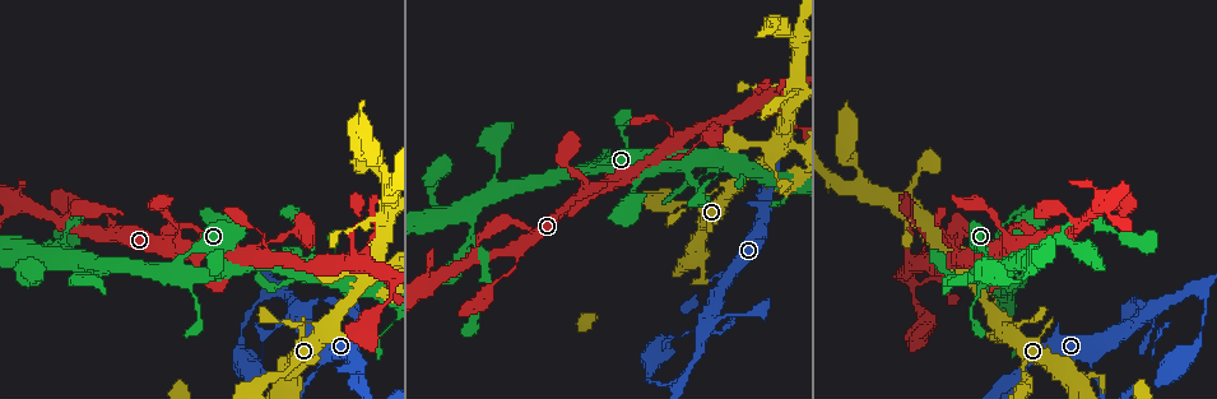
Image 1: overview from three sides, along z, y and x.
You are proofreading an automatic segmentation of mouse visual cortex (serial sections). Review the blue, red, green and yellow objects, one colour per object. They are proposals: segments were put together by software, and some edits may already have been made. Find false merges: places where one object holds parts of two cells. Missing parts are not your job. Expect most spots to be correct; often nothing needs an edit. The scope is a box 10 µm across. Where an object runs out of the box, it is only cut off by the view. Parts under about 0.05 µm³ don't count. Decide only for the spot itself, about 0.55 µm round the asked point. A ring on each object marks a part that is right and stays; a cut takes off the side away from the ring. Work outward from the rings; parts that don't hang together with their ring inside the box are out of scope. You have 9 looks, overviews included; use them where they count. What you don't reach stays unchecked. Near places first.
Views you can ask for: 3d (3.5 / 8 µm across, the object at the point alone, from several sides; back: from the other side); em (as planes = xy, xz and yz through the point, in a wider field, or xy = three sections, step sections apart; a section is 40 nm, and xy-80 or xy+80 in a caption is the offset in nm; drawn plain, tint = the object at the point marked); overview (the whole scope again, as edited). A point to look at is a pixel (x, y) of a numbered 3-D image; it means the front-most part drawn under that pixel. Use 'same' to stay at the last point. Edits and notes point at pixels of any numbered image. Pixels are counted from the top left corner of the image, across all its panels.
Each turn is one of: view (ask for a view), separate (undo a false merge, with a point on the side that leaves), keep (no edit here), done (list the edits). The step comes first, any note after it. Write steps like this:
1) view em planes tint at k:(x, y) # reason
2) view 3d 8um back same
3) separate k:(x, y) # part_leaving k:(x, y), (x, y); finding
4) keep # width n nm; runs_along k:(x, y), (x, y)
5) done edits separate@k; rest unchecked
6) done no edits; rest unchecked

view 3d 3.5um at 1:(313, 372) # thick turns thin

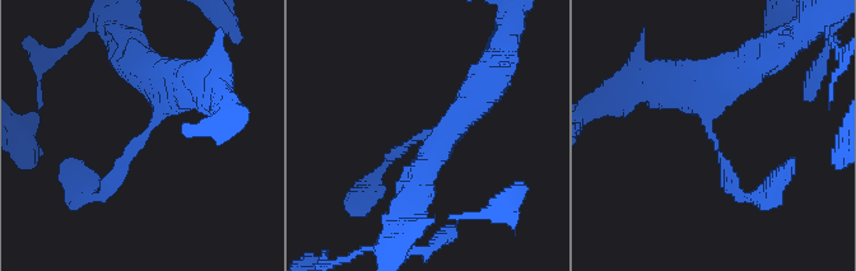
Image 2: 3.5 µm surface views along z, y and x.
view em planes plain at 2:(143, 136) # arm_widths 150, 400 nm

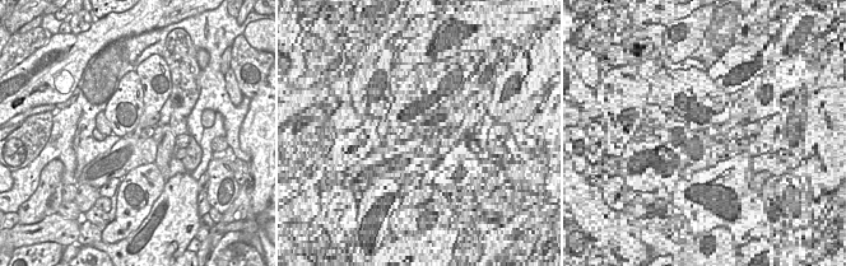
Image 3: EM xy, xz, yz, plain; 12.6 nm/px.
view em planes tint same # with the object marked

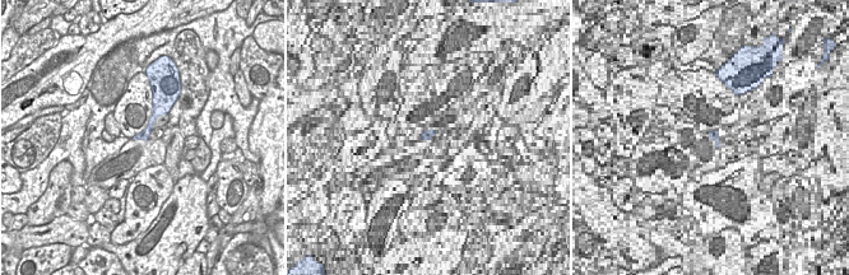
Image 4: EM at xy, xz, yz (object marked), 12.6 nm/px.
keep # width 130 nm; runs_along 2:(187, 80), (98, 186); continuous, no second cell

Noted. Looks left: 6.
view 3d 3.5um at 1:(585, 192) # sharp bend

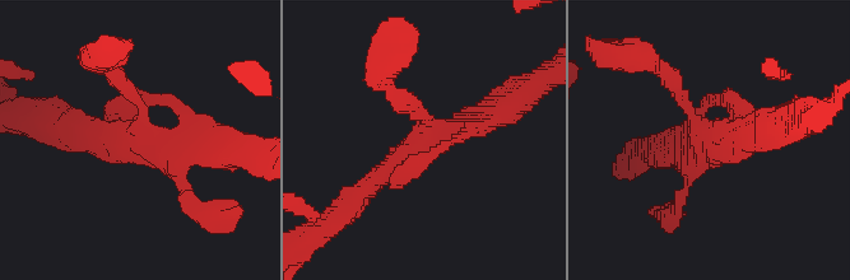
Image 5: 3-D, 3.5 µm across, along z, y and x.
view em xy step 3 tint at 5:(708, 143) # need the tissue

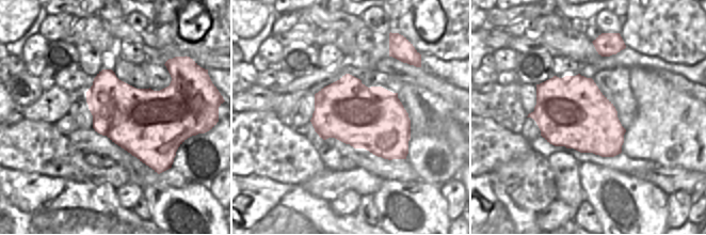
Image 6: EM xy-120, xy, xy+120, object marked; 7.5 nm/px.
keep # runs_along 5:(358, 195), (430, 139), (507, 107); one cell here

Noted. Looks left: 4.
view 3d 3.5um at 1:(705, 325) # abrupt turn

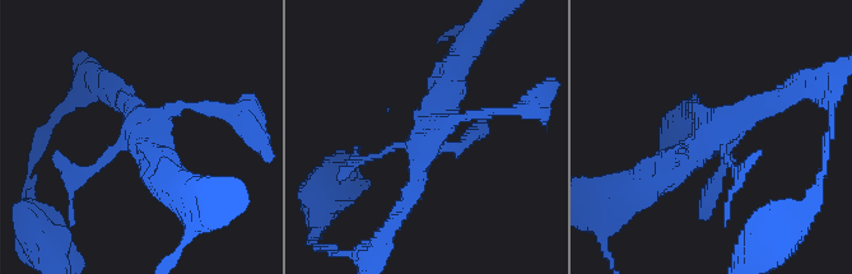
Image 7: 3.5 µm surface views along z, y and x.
view em planes tint at 7:(708, 140)

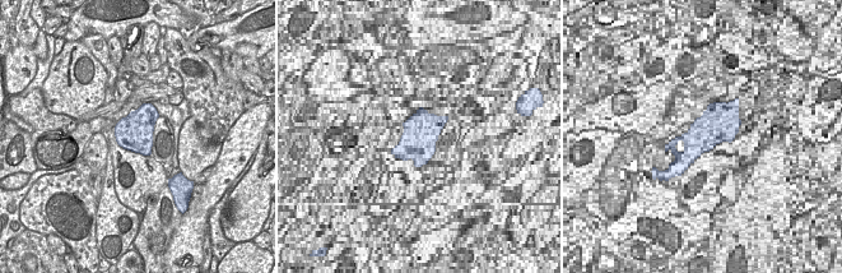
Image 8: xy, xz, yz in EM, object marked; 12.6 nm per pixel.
keep # runs_along 7:(647, 182), (725, 124), (777, 101); one cell here

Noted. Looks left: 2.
view 3d 3.5um at 1:(776, 151) # four or more arms meet

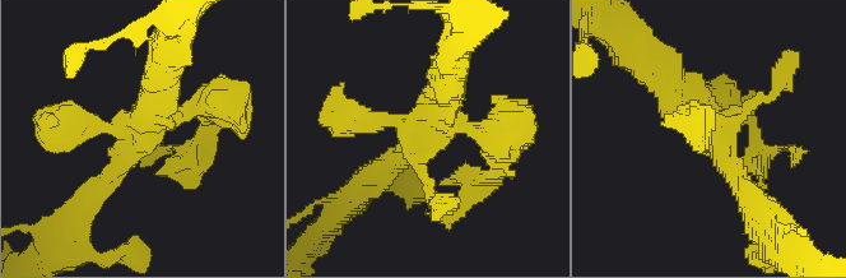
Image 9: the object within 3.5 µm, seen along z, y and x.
view em xy step 1 tint at 9:(138, 138) # shape alone is not enough

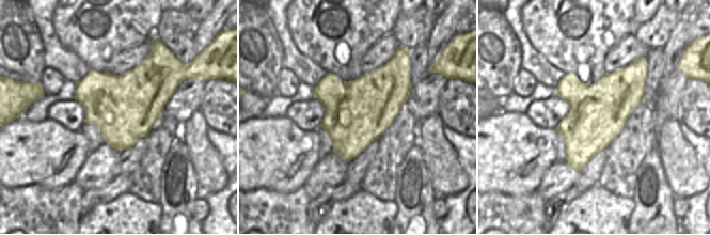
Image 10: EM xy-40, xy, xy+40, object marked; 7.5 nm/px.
keep # runs_along 9:(749, 198), (717, 135), (661, 77); continuous, no second cell

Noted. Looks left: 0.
done no edits; rest unchecked

